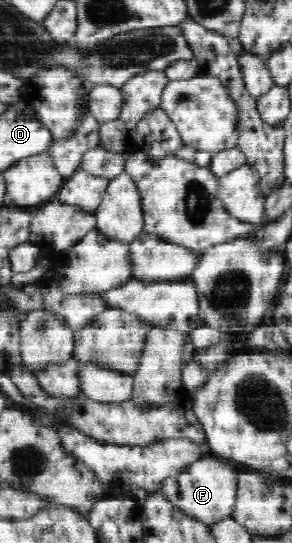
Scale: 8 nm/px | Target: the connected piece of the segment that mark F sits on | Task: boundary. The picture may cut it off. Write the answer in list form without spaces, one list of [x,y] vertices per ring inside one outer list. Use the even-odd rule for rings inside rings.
[[[207,455],[200,457],[180,471],[180,474],[166,478],[160,486],[160,494],[175,508],[194,517],[205,525],[213,525],[220,522],[233,513],[237,497],[237,478],[239,472],[228,465],[227,460]]]

